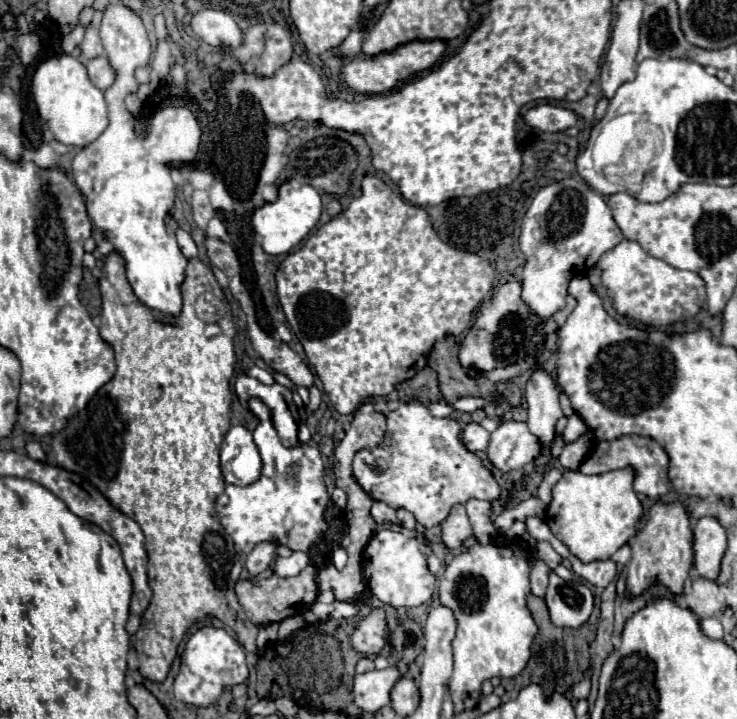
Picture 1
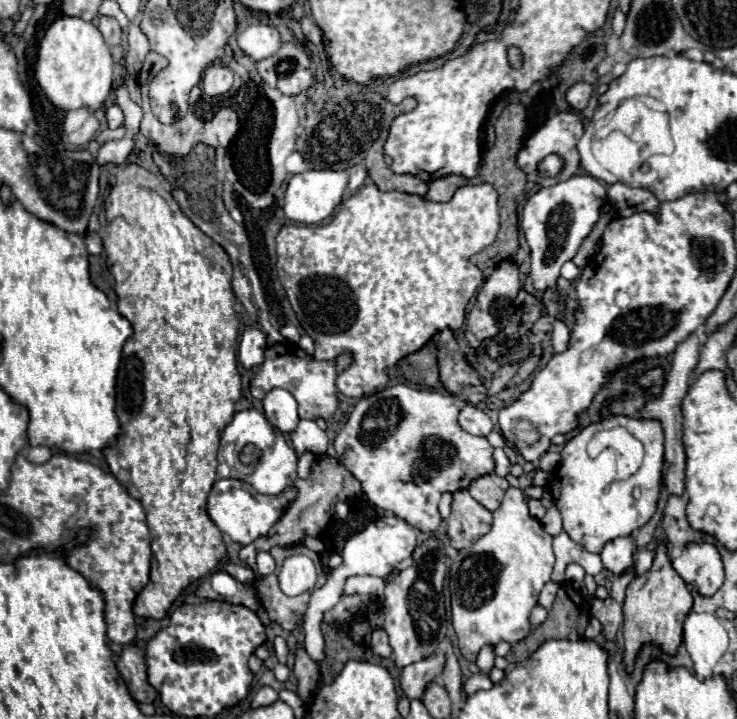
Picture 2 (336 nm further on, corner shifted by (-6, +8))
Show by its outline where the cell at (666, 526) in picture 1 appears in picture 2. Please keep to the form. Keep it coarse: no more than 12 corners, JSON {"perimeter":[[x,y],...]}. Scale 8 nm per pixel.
{"perimeter":[[666,544],[626,588],[624,664],[644,644],[676,656],[692,594]]}

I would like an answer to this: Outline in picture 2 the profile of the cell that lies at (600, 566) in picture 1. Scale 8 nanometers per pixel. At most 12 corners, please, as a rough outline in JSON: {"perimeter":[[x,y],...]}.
{"perimeter":[[630,536],[610,540],[602,550],[604,568],[620,576],[634,564]]}

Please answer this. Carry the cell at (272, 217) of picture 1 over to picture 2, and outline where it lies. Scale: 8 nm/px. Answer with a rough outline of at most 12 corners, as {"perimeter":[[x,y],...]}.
{"perimeter":[[308,170],[290,178],[284,212],[318,224],[342,202],[346,170]]}

